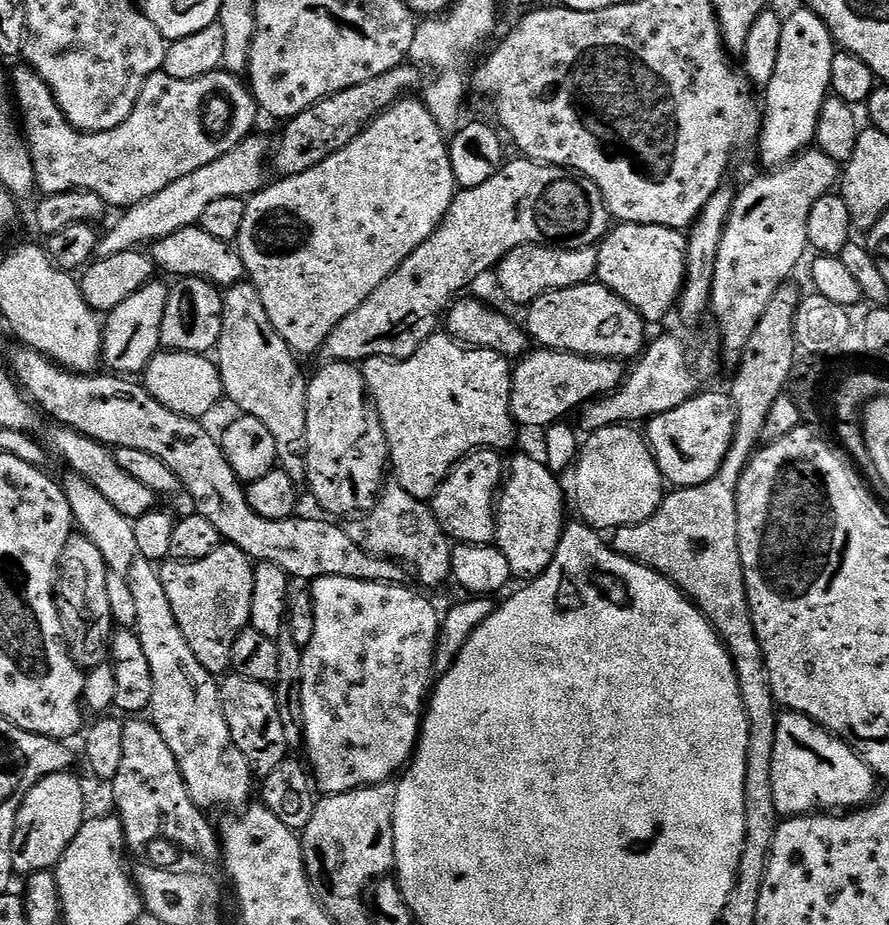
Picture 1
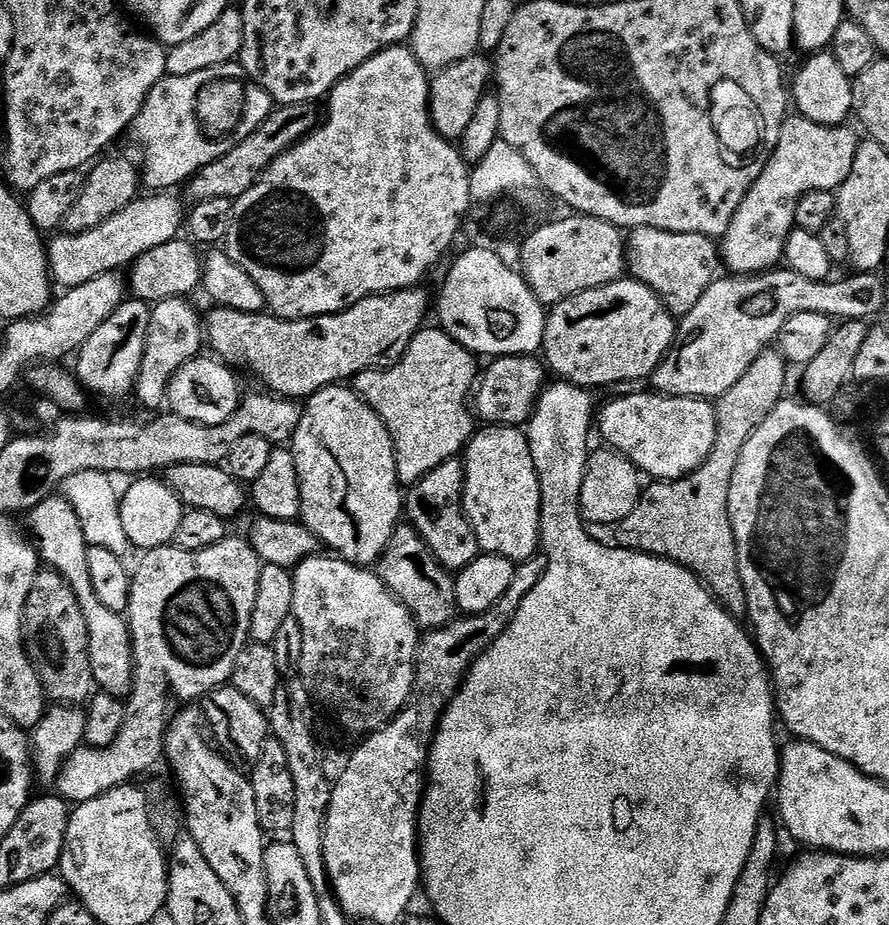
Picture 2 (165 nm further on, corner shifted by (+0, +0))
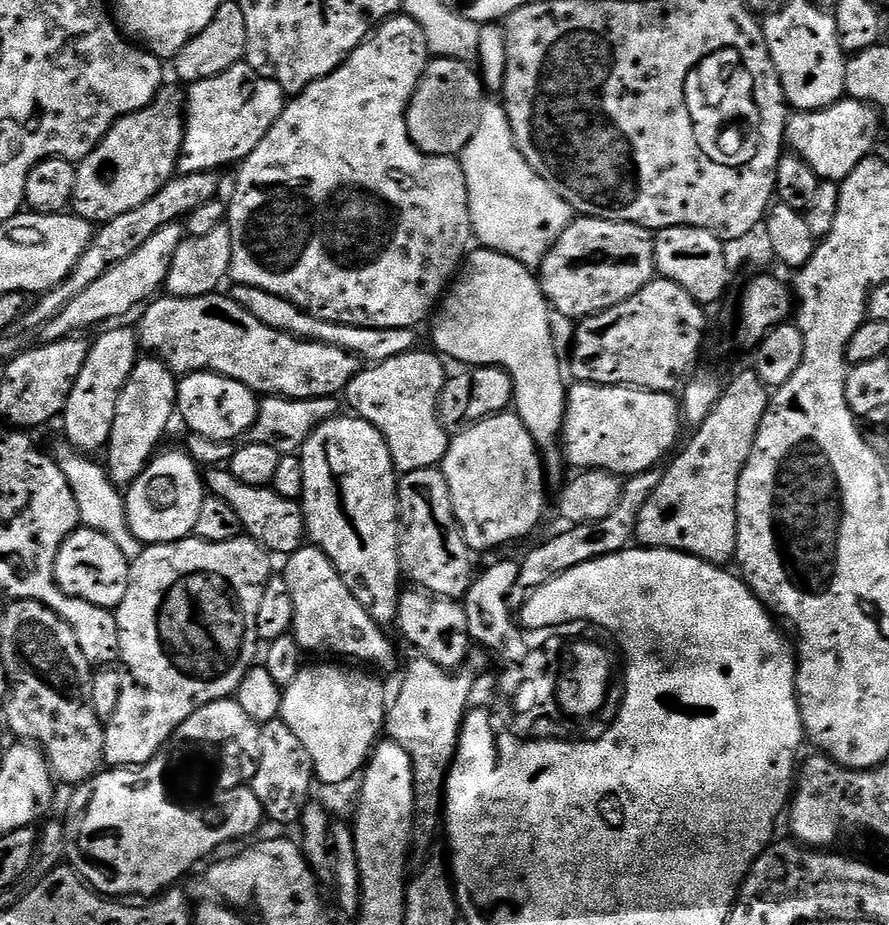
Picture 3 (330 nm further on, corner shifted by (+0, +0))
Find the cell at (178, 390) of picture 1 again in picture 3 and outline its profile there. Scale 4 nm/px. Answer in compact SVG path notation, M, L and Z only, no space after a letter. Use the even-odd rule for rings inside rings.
M190 372L177 383L176 406L179 419L184 419L189 433L211 440L236 442L251 430L256 421L258 396L242 382L220 376L217 372Z

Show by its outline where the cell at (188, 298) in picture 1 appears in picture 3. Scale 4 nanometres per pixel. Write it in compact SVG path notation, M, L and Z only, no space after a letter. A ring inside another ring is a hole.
M148 354L137 359L122 394L118 394L118 407L114 410L114 426L106 445L108 460L106 471L118 486L133 484L146 471L152 457L157 455L164 431L172 424L172 416L177 415L176 386L177 373L173 372L163 360ZM145 359L145 360L144 360ZM157 447L157 448L156 448Z

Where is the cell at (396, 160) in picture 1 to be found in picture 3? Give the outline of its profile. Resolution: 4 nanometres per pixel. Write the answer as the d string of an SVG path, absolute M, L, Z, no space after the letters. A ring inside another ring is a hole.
M397 14L391 20L384 21L367 40L363 40L348 56L348 61L338 70L334 70L334 74L330 74L326 78L314 82L305 92L301 92L299 96L291 97L285 103L278 122L274 122L274 126L270 126L266 138L262 138L262 142L258 142L256 149L239 165L238 171L240 173L236 176L236 189L232 192L232 200L229 199L227 201L228 218L226 223L232 235L232 257L230 258L228 275L232 284L245 284L246 286L261 288L270 294L278 294L282 298L294 302L294 306L298 306L303 312L309 312L323 320L338 322L339 324L349 324L350 326L366 326L367 328L416 328L420 326L420 323L424 319L425 323L433 315L434 309L439 305L442 297L447 293L450 285L453 283L454 277L459 273L470 251L470 245L468 243L473 243L474 237L472 235L472 215L470 214L470 198L468 197L468 187L466 186L466 174L459 159L454 156L427 156L425 152L418 150L414 146L414 142L410 142L410 134L406 126L408 103L414 94L414 90L418 86L418 82L422 78L422 74L426 70L429 59L428 43L426 42L426 34L422 34L422 26L418 26L418 22L414 22L414 18L410 18L406 14Z

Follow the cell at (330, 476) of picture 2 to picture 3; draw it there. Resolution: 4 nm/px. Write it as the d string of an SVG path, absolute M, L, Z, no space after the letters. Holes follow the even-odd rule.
M337 414L319 424L298 453L302 462L304 521L311 543L330 558L350 594L362 602L366 614L370 614L376 624L392 626L396 623L402 591L400 502L396 499L398 473L379 430L361 416L347 415Z

